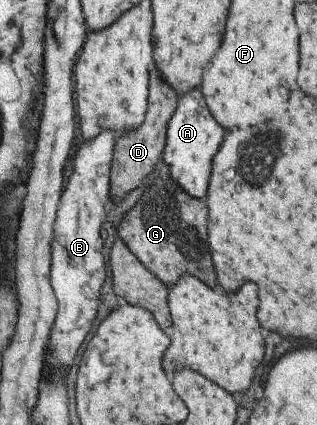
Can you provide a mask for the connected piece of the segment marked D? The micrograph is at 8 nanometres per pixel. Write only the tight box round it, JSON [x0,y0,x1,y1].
[109,71,176,202]

